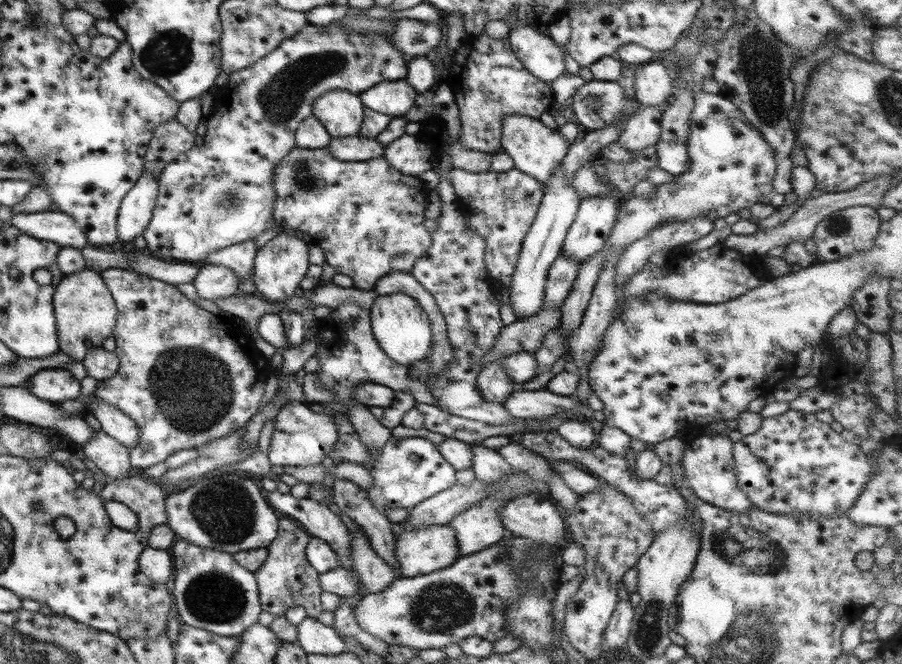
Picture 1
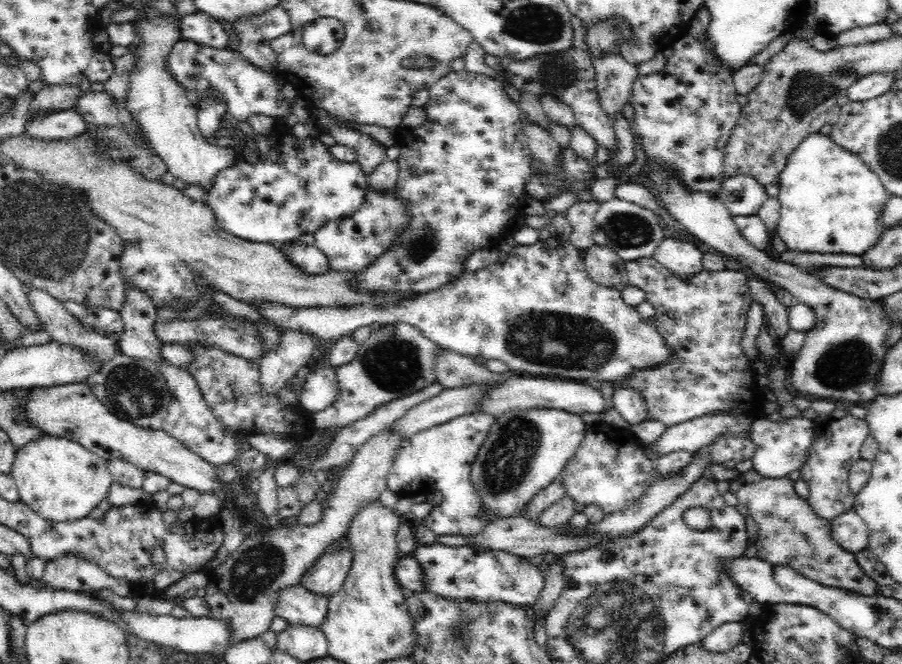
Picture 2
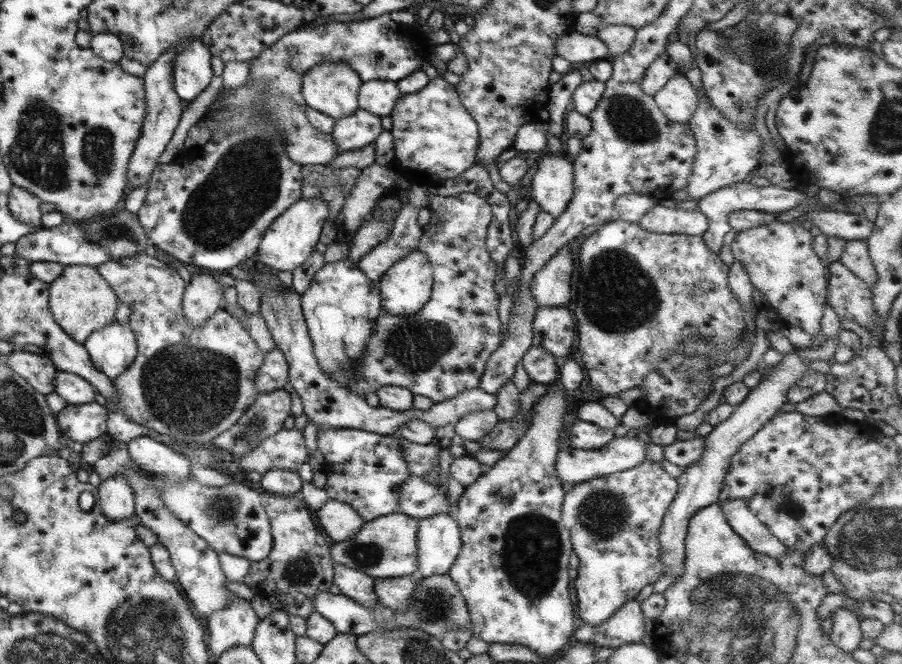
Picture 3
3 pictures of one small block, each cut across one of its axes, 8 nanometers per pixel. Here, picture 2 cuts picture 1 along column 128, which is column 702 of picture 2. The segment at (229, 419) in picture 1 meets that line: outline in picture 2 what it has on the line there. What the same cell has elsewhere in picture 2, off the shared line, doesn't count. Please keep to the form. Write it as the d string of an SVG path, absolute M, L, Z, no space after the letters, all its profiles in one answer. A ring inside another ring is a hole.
M653 256L625 261L625 269L629 276L629 284L643 290L645 301L652 305L654 313L650 316L650 325L668 345L670 356L666 358L666 362L660 362L658 366L635 370L633 374L626 374L624 379L611 382L613 390L630 388L638 391L646 405L649 418L662 422L666 428L706 415L726 414L750 419L750 430L746 430L744 434L727 434L727 432L718 434L703 449L705 453L697 451L693 454L693 457L704 457L708 467L711 464L724 465L728 461L738 463L742 460L750 460L755 451L755 444L751 437L751 422L758 413L765 414L763 406L767 399L757 384L758 373L754 368L754 362L746 357L740 345L746 330L748 311L753 302L747 285L749 273L745 269L742 271L725 268L721 271L704 269L684 280L662 266Z

